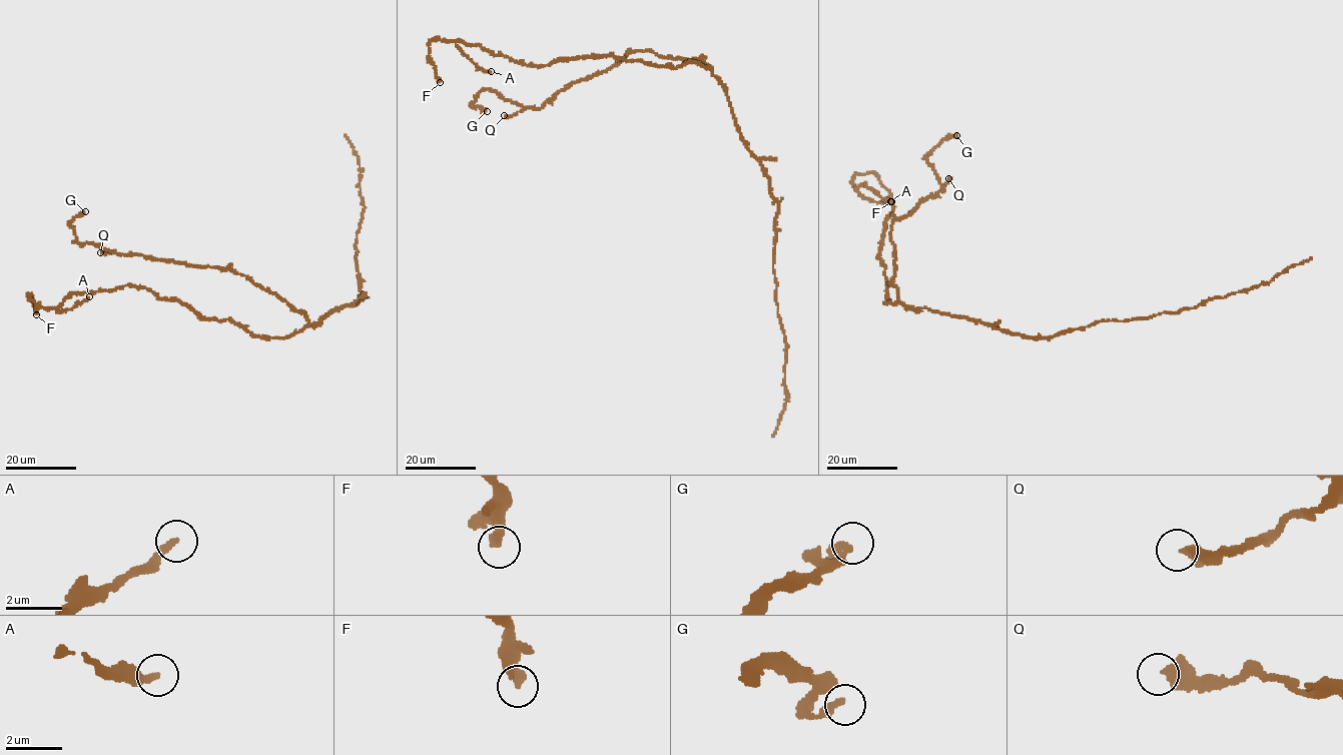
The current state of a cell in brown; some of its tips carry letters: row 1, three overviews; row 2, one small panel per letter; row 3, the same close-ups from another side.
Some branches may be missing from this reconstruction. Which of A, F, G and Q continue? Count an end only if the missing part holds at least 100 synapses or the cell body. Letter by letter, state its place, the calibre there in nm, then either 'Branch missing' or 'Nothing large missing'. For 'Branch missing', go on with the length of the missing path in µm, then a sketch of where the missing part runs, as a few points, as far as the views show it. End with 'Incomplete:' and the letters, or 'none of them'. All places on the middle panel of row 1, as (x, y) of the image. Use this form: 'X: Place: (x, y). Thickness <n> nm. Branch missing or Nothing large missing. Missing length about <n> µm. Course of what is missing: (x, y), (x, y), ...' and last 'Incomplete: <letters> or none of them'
A: Place: (491, 71). Thickness 260 nm. Nothing large missing
F: Place: (440, 82). Thickness 360 nm. Nothing large missing
G: Place: (487, 111). Thickness 320 nm. Nothing large missing
Q: Place: (504, 115). Thickness 480 nm. Nothing large missing
Incomplete: none of them

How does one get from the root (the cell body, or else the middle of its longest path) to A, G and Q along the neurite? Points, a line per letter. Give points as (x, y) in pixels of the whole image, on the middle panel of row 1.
A: (730, 104), (725, 85), (695, 63), (666, 67), (599, 55), (526, 65), (457, 41), (479, 67), (491, 71)
G: (730, 104), (725, 85), (704, 62), (643, 50), (568, 84), (539, 108), (483, 89), (471, 105), (487, 111)
Q: (730, 104), (725, 85), (704, 62), (643, 50), (626, 54), (604, 71), (568, 84), (539, 108), (504, 115)

